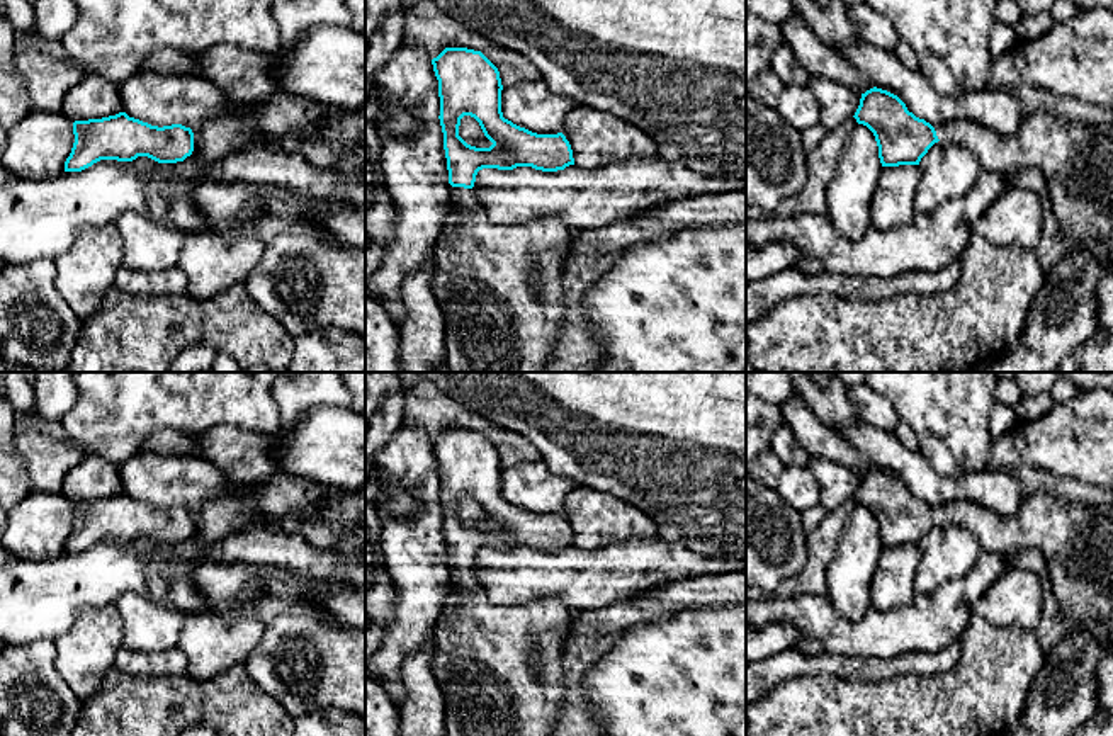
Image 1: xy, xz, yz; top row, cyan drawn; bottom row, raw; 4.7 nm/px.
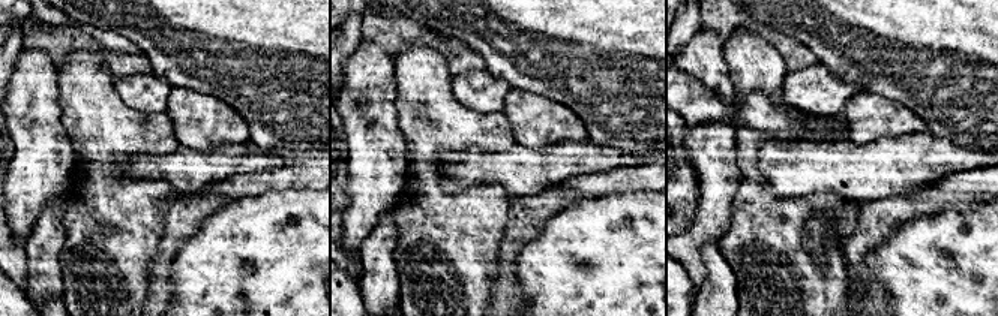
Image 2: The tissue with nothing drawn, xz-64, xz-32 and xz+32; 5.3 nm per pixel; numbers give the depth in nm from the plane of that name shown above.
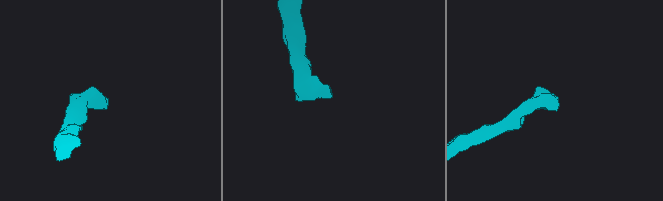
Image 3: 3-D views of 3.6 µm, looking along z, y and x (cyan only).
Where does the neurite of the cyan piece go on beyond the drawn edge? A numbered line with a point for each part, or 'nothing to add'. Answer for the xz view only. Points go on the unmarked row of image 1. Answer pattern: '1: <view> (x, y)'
1: xz (498, 667)

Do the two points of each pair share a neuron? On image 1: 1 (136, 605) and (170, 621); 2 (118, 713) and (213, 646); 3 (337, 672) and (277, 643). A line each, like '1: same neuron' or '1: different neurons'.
1: same neuron
2: different neurons
3: same neuron

